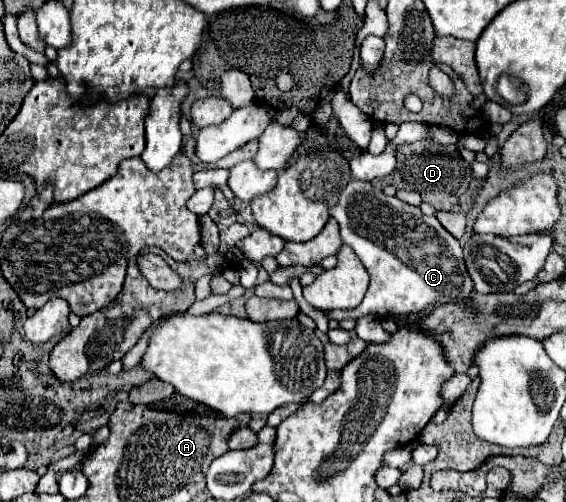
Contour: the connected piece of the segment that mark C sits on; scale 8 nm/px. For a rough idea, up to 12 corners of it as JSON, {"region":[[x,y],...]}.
{"region":[[369,181],[335,207],[371,281],[329,319],[471,301],[461,243]]}

